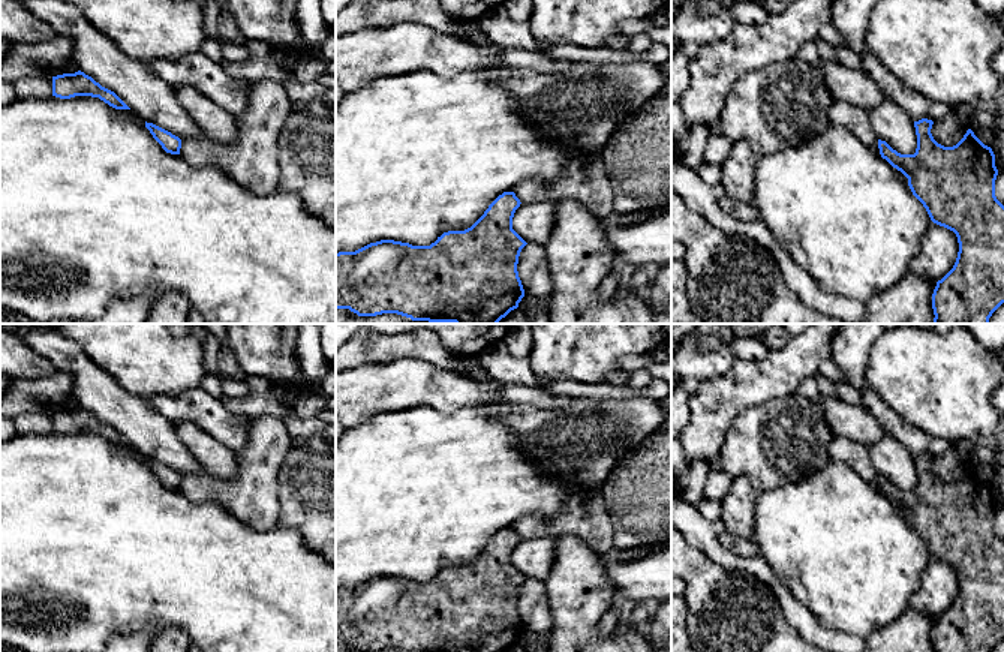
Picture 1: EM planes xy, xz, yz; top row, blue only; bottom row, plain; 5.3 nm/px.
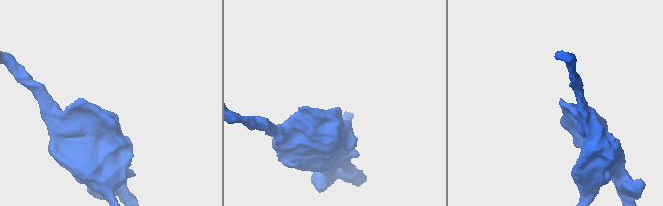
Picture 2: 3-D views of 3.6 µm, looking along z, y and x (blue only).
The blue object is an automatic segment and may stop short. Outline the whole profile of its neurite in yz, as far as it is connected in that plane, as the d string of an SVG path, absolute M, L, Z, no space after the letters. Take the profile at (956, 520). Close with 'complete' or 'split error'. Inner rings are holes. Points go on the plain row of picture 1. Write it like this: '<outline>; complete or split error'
M922 454L914 457L917 484L914 490L901 490L886 477L878 475L883 495L908 514L913 531L923 540L931 556L953 567L958 573L959 588L953 604L937 618L932 630L932 645L935 652L992 652L1004 639L1004 541L995 532L995 516L998 505L995 490L985 481L971 465L953 483L938 480L932 469L934 457Z; complete

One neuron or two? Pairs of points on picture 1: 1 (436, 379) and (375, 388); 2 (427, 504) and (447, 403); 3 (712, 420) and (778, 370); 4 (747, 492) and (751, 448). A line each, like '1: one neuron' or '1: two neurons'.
1: one neuron
2: two neurons
3: one neuron
4: two neurons

